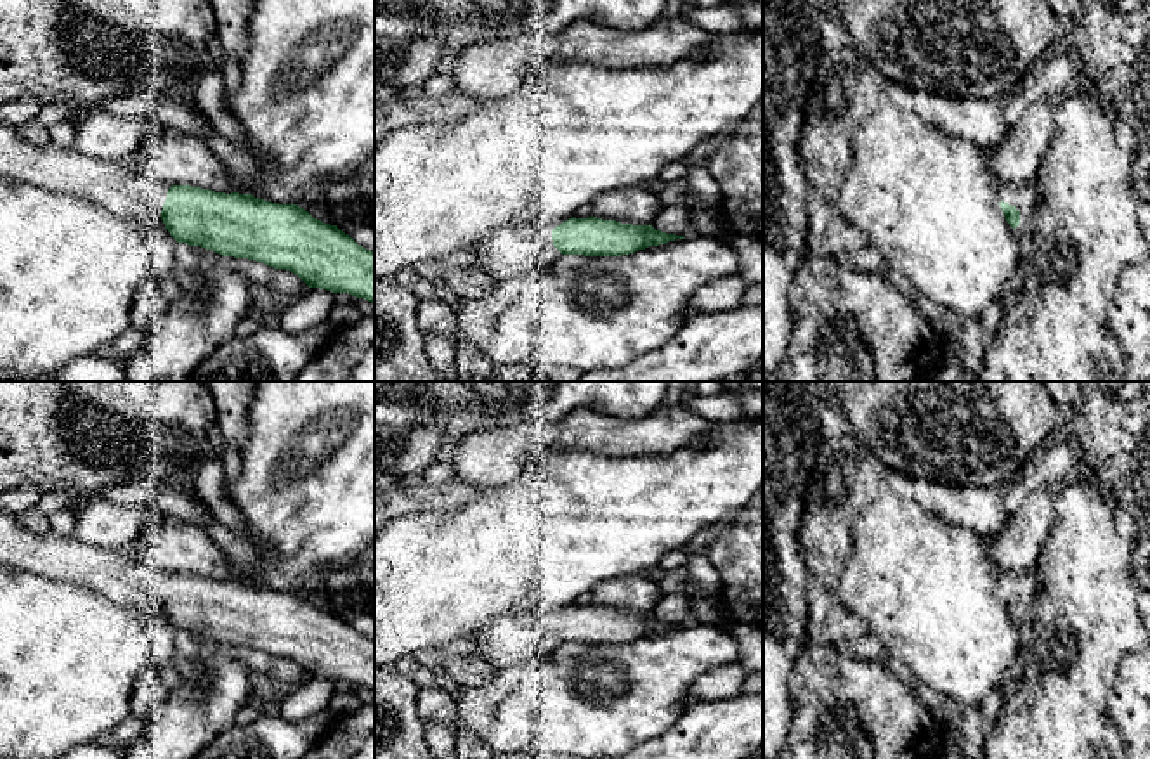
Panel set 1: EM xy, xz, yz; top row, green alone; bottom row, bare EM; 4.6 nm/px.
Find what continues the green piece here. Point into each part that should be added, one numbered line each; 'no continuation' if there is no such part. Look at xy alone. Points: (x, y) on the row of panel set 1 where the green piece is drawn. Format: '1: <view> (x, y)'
1: xy (111, 186)

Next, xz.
1: xz (509, 252)

